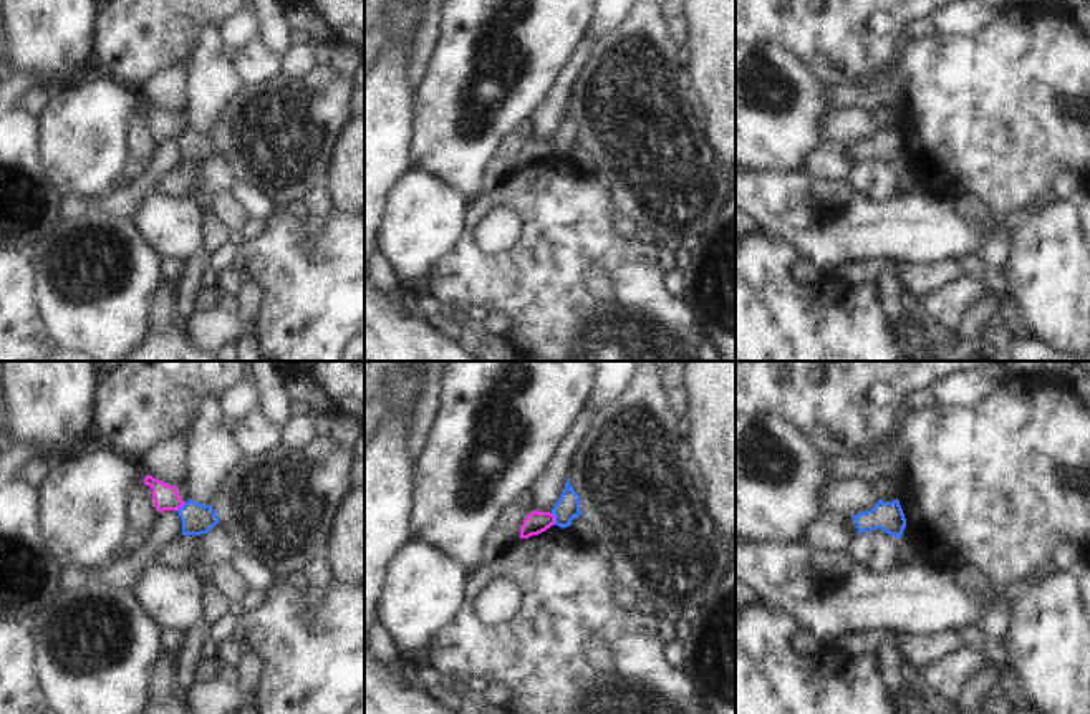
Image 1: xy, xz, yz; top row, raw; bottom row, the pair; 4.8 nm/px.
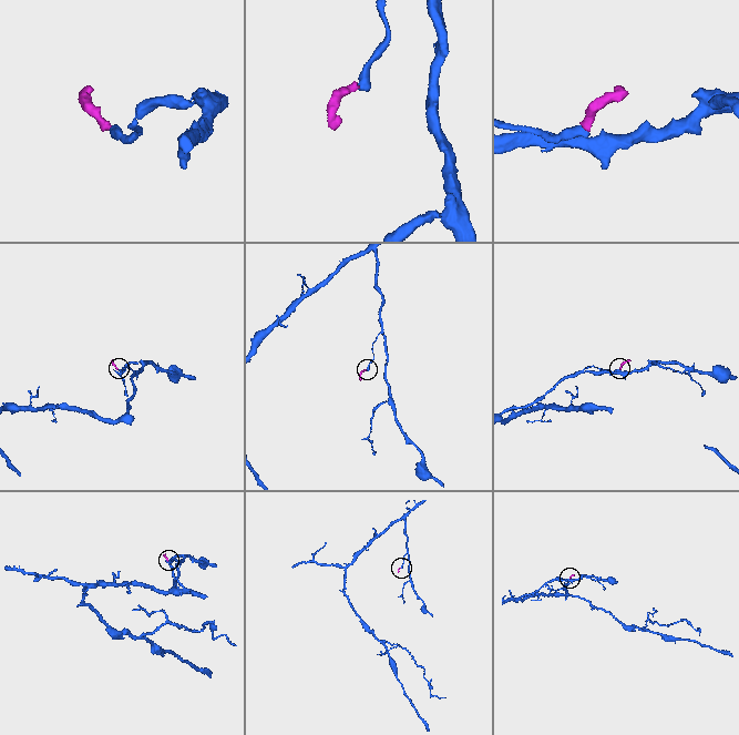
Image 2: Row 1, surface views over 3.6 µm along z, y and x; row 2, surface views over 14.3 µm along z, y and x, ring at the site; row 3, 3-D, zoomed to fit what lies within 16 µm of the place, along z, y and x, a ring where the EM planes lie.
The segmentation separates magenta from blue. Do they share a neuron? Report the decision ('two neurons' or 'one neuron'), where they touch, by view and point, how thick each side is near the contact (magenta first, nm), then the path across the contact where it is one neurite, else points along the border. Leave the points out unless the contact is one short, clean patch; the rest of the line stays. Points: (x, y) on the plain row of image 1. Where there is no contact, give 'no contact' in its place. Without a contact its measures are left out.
two neurons | xz (554, 148) | 110/120 nm | along xz (552, 143), (555, 153)

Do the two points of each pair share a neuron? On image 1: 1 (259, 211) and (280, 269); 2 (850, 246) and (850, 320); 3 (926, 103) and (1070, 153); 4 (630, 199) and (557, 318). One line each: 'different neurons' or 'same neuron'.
1: different neurons
2: different neurons
3: same neuron
4: different neurons

